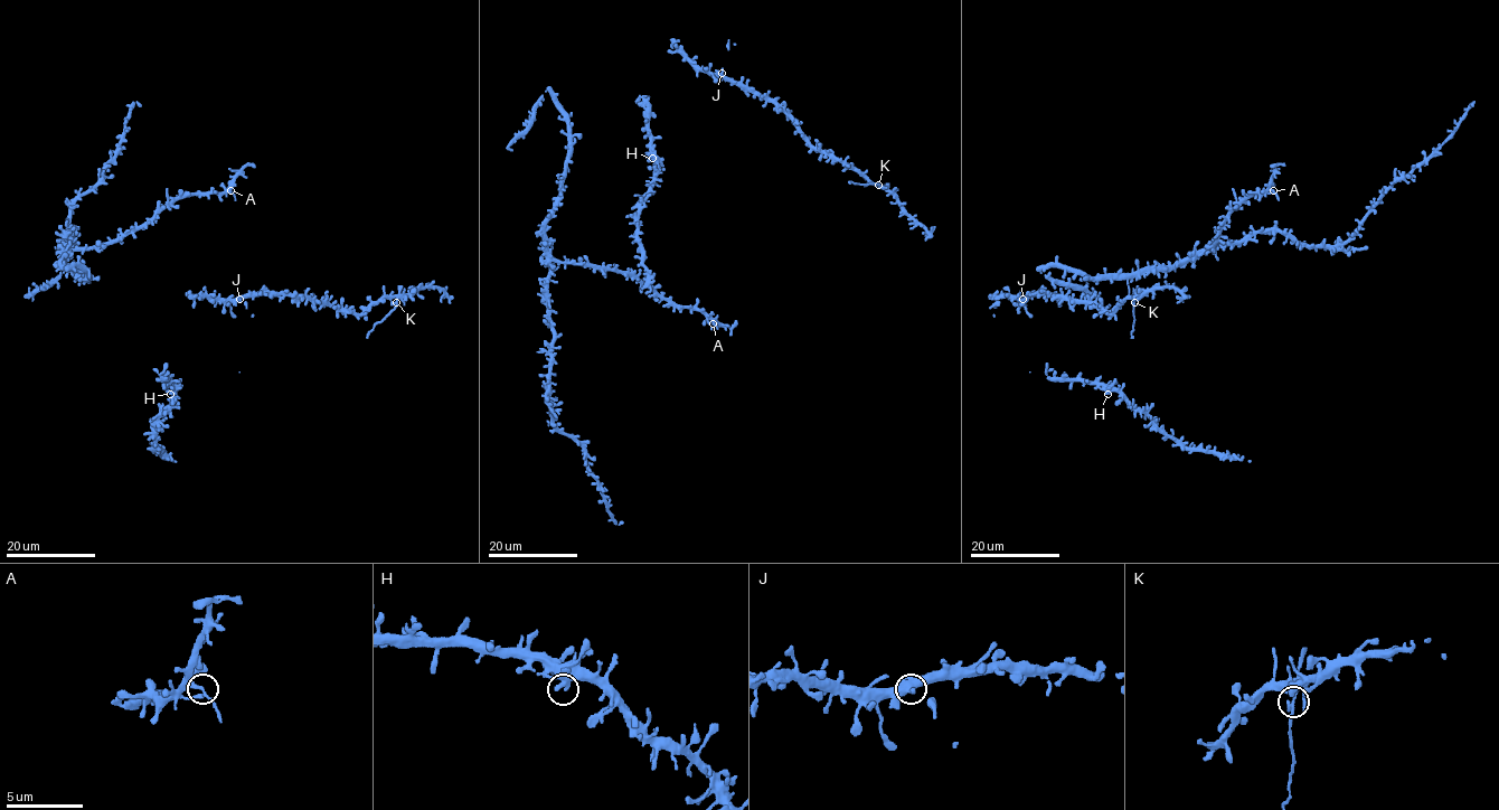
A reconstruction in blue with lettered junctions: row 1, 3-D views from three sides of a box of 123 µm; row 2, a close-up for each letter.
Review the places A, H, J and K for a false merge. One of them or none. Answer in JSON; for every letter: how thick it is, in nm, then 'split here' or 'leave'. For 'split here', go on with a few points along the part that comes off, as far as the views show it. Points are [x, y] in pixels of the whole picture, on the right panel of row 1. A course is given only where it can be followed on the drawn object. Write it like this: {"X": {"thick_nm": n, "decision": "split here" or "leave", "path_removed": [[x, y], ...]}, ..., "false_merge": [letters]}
{"A": {"thick_nm": 180, "decision": "leave"}, "H": {"thick_nm": 240, "decision": "leave"}, "J": {"thick_nm": 380, "decision": "leave"}, "K": {"thick_nm": 170, "decision": "split here", "path_removed": [[1133, 301], [1130, 337]]}, "false_merge": ["K"]}

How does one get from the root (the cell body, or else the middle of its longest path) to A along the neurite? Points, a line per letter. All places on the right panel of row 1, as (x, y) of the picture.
A: (1090, 276), (1139, 273), (1187, 262), (1213, 246), (1224, 219), (1245, 198), (1273, 190)

